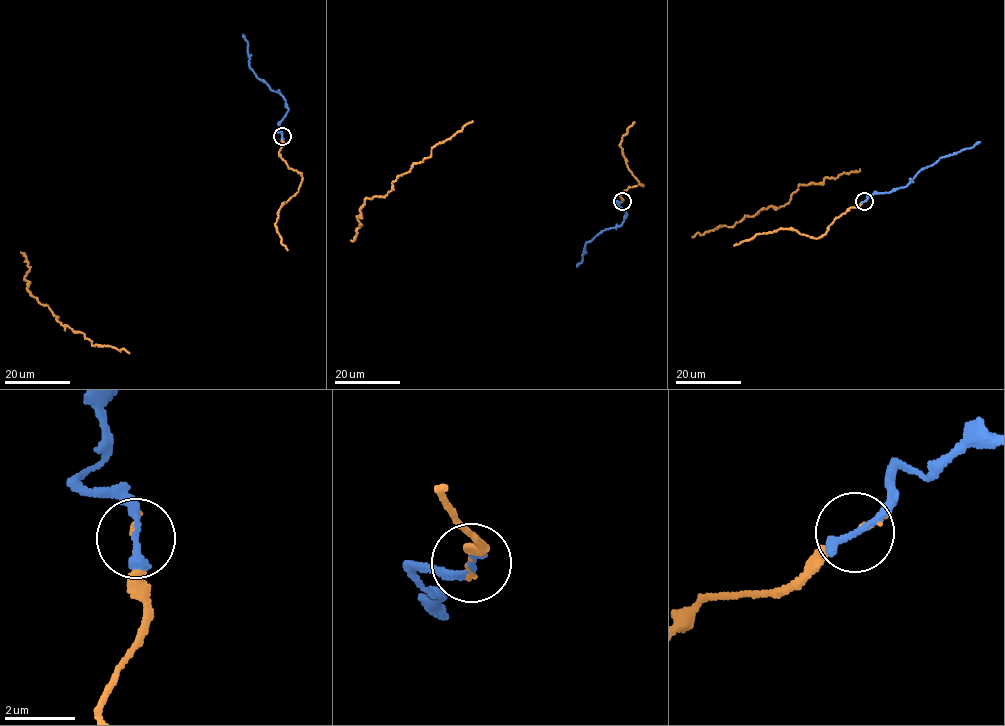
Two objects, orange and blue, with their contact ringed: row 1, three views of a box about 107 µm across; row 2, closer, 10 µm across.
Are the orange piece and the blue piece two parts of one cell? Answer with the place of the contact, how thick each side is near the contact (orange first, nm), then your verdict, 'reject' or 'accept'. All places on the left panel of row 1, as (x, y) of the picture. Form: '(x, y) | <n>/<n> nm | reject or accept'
(282, 136) | 100/300 nm | accept

